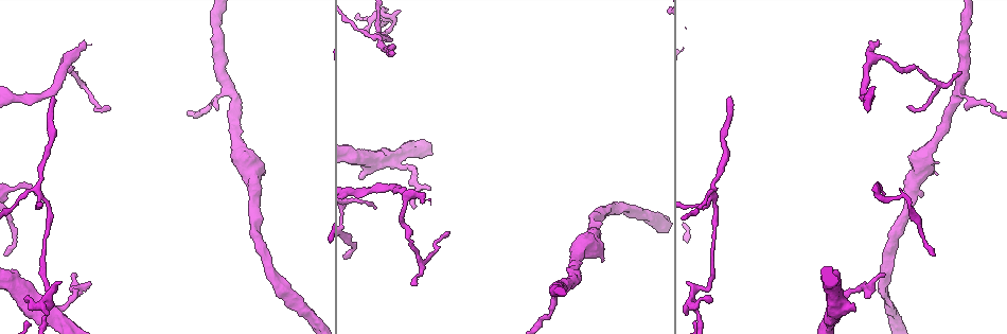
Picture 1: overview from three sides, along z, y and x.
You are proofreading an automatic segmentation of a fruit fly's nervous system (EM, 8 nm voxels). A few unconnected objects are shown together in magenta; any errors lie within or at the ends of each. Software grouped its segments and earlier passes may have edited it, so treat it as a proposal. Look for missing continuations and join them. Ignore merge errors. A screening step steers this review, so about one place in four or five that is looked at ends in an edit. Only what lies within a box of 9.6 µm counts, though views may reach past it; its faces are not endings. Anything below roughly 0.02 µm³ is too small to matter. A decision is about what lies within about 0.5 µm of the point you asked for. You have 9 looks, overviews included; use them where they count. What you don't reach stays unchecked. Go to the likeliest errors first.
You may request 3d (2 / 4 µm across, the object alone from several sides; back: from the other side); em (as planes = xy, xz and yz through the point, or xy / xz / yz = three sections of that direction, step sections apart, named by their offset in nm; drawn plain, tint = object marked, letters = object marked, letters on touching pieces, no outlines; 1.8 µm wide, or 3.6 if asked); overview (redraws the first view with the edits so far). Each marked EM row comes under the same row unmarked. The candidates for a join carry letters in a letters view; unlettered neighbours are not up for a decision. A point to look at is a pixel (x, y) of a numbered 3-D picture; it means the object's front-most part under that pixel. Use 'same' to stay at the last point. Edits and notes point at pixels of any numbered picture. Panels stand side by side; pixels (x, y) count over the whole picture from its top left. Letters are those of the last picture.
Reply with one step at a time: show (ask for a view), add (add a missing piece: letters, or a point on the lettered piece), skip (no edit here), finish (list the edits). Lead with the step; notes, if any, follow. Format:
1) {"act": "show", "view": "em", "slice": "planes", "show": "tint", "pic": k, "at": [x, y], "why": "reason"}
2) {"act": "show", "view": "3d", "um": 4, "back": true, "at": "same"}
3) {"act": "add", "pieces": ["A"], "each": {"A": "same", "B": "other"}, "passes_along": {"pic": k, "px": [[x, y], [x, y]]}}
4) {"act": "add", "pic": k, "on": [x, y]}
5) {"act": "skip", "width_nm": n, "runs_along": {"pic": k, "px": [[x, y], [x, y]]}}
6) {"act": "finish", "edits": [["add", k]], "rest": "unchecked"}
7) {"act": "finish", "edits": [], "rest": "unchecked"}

{"act": "show", "view": "3d", "um": 2, "pic": 1, "at": [362, 179], "why": "an open end"}

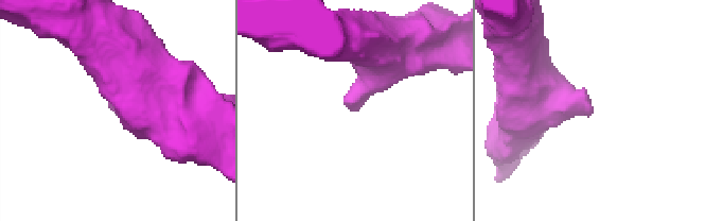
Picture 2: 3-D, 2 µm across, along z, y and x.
{"act": "show", "view": "em", "slice": "xy", "step": 16, "show": "tint", "pic": 2, "at": [111, 109], "why": "now the EM"}

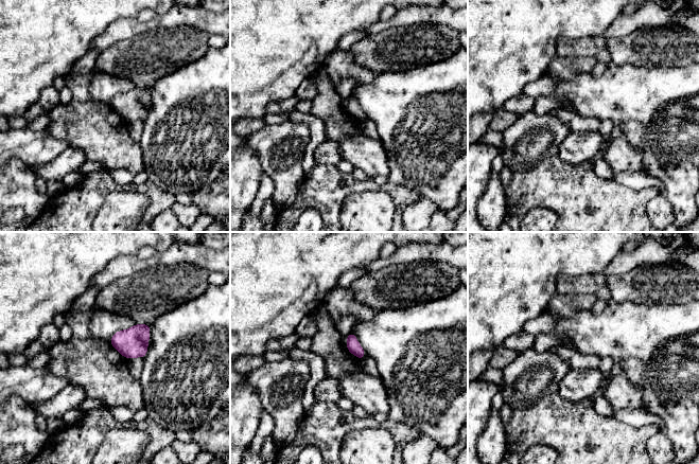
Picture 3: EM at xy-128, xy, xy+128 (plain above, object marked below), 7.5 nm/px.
{"act": "show", "view": "em", "slice": "yz", "step": 4, "show": "letters", "at": "same", "why": "another direction"}

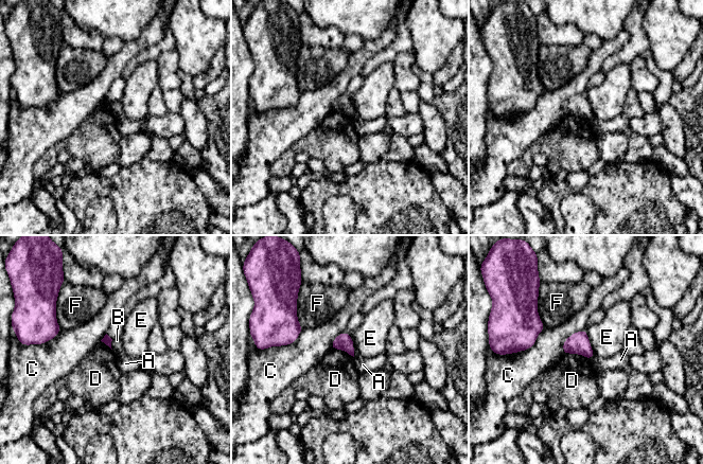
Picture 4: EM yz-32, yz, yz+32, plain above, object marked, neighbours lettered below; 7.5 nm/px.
{"act": "skip", "each": {"A": "other", "B": "other", "C": "other", "D": "other", "E": "other", "F": "other"}, "border": {"pic": 4, "px": [[563, 354], [579, 354], [590, 360]]}, "found": "none of them fits"}

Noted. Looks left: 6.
{"act": "show", "view": "3d", "um": 2, "pic": 1, "at": [876, 46]}

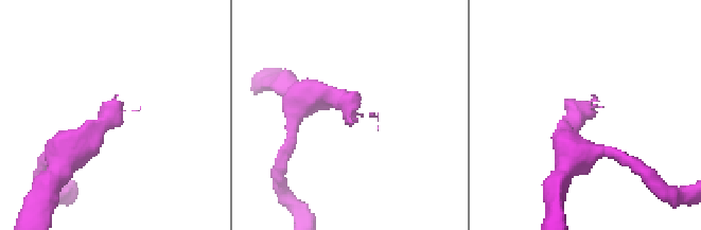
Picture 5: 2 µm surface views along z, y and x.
{"act": "show", "view": "em", "slice": "xz", "step": 4, "show": "letters", "pic": 5, "at": [586, 111], "why": "need the tissue"}

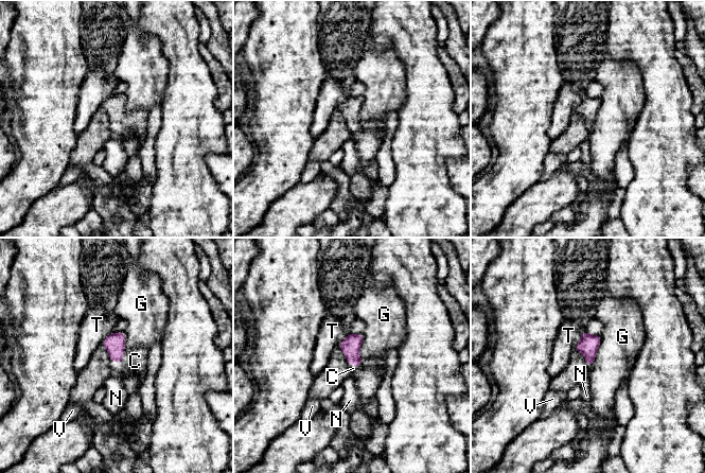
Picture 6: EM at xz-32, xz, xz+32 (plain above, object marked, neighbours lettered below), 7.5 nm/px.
{"act": "add", "pieces": ["C"], "each": {"C": "same", "G": "other", "N": "other", "T": "other", "V": "other"}, "passes_along": {"pic": 6, "px": [[115, 343], [122, 362], [135, 361]]}, "found": "the neuron continues"}

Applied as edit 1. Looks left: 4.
{"act": "show", "view": "3d", "um": 2, "pic": 1, "at": [863, 283], "why": "tapers out"}

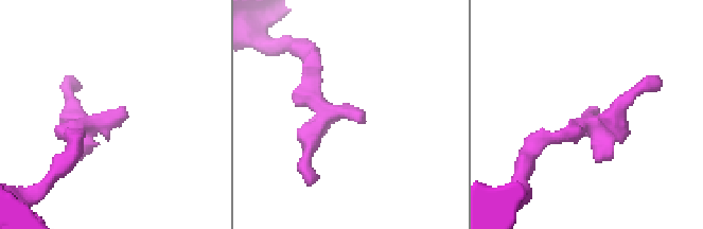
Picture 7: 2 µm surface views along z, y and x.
{"act": "show", "view": "em", "um": 3.6, "slice": "planes", "show": "letters", "pic": 7, "at": [358, 119], "why": "shape alone is not enough"}

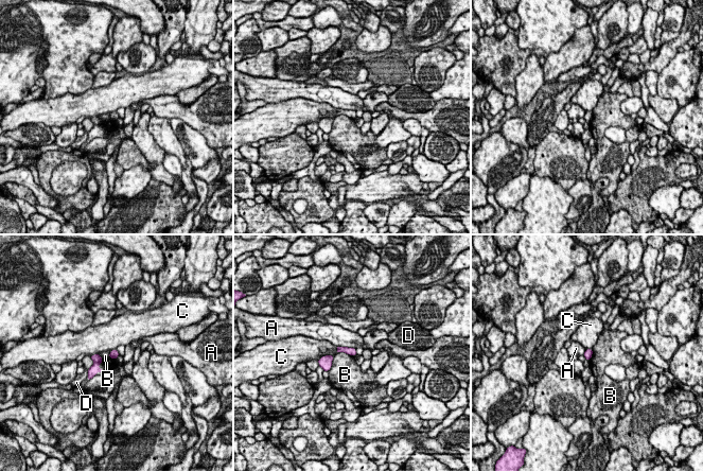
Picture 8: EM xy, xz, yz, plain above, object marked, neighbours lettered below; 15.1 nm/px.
{"act": "skip", "width_nm": 120, "each": {"A": "other", "B": "other", "C": "other", "D": "other"}, "border": {"pic": 8, "px": [[337, 352], [346, 352], [353, 356]]}, "found": "none of them fits"}

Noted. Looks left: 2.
{"act": "show", "view": "3d", "um": 2, "pic": 1, "at": [54, 98], "why": "thin end"}

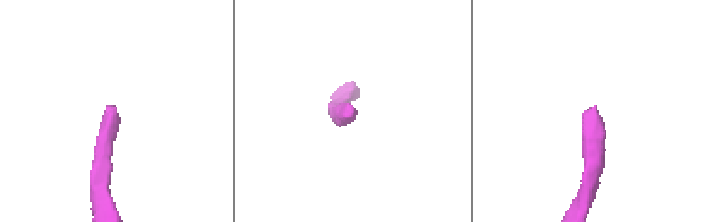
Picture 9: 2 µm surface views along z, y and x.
{"act": "show", "view": "em", "slice": "planes", "show": "letters", "pic": 9, "at": [110, 106]}

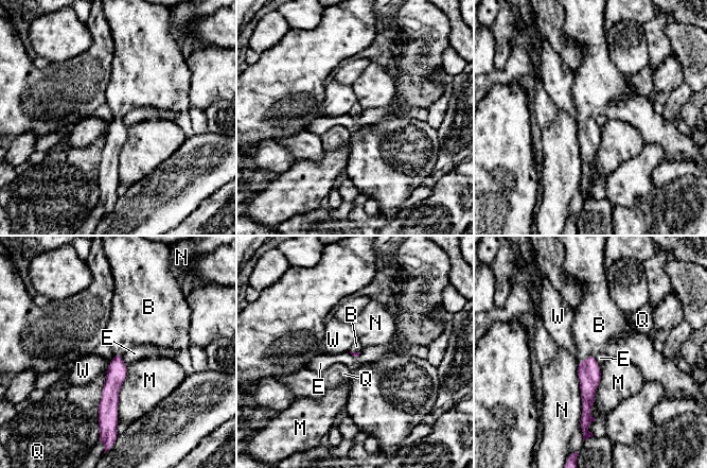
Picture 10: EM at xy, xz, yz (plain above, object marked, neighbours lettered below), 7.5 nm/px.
{"act": "add", "pieces": ["B"], "each": {"B": "same", "E": "other", "M": "other", "N": "other", "Q": "other", "W": "other"}, "passes_along": {"pic": 10, "px": [[588, 371], [587, 357], [599, 326]]}, "found": "the neuron continues"}

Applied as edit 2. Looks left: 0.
{"act": "finish", "edits": [["add", 6], ["add", 10]], "rest": "unchecked"}

